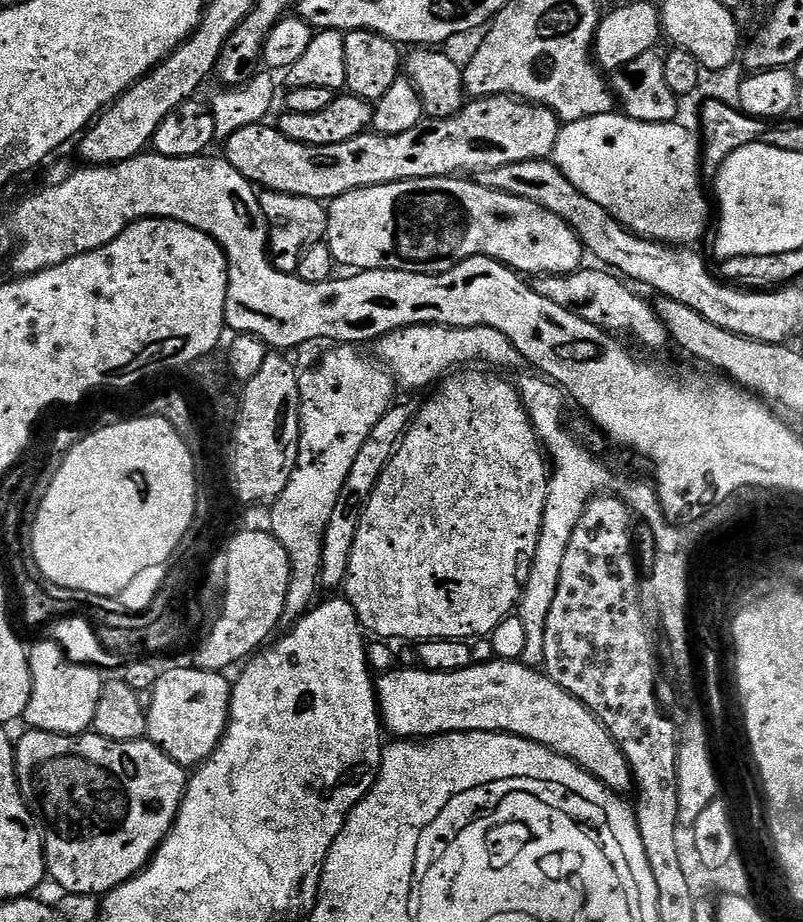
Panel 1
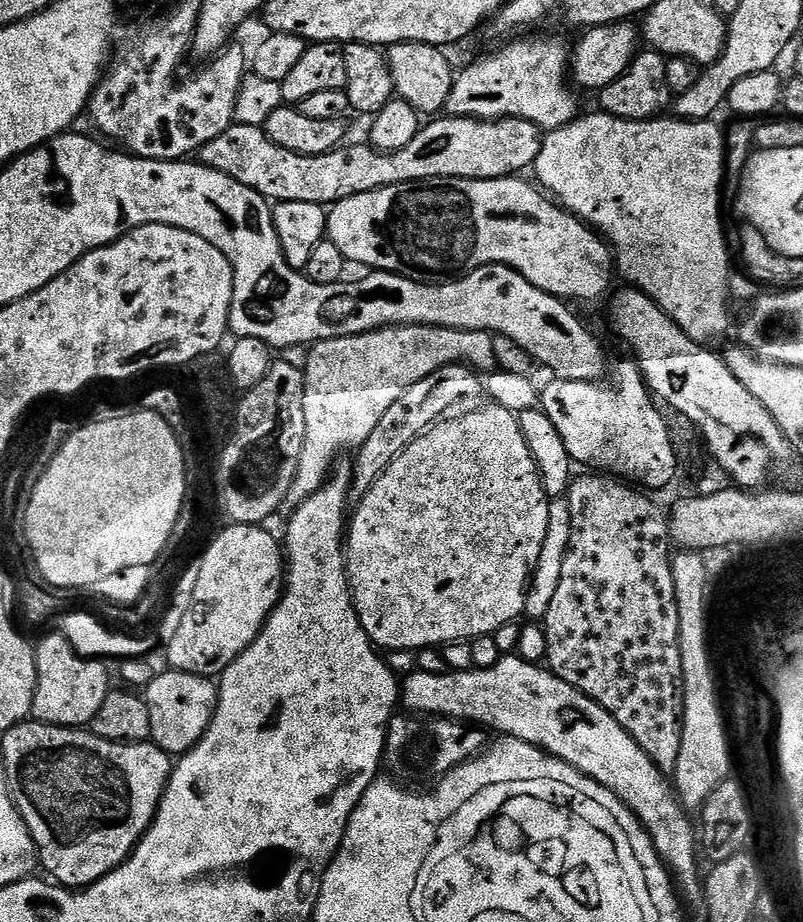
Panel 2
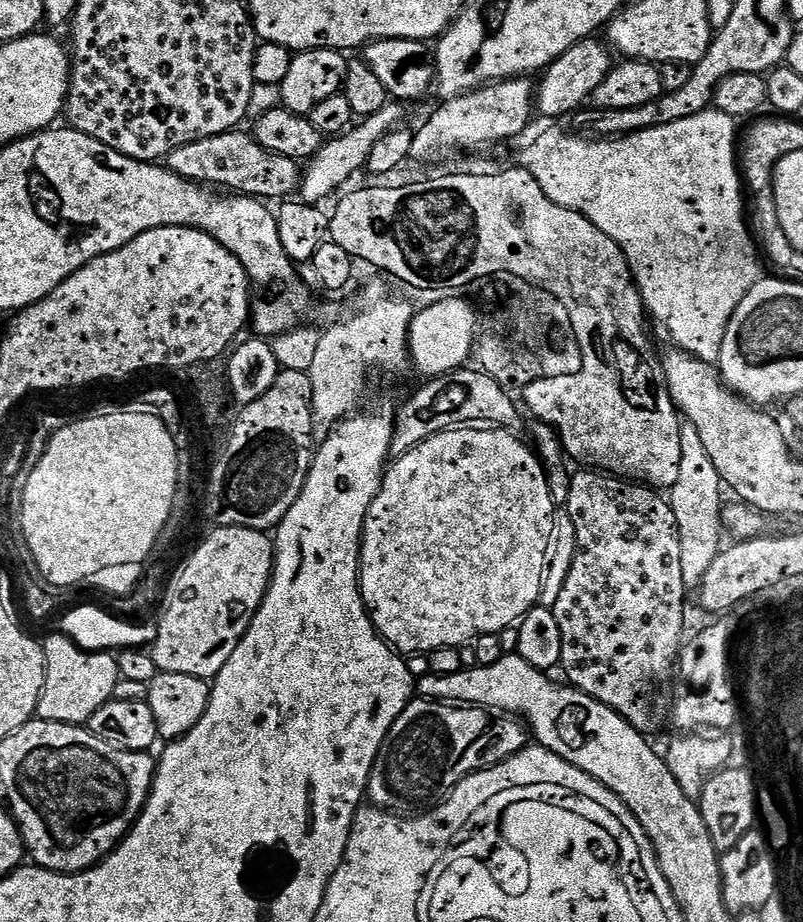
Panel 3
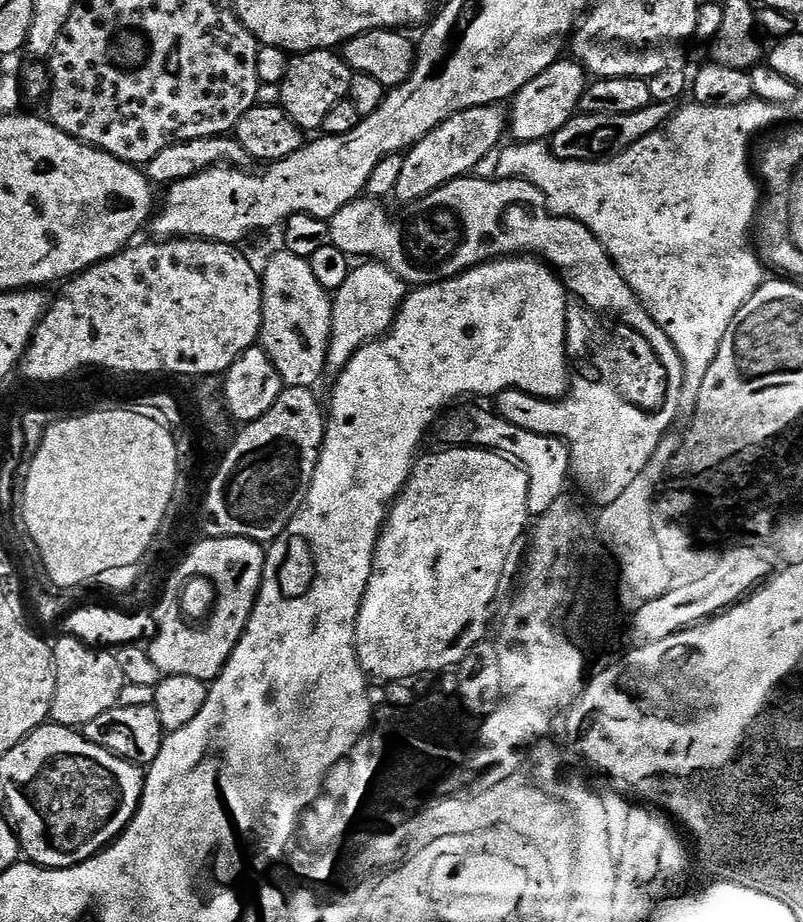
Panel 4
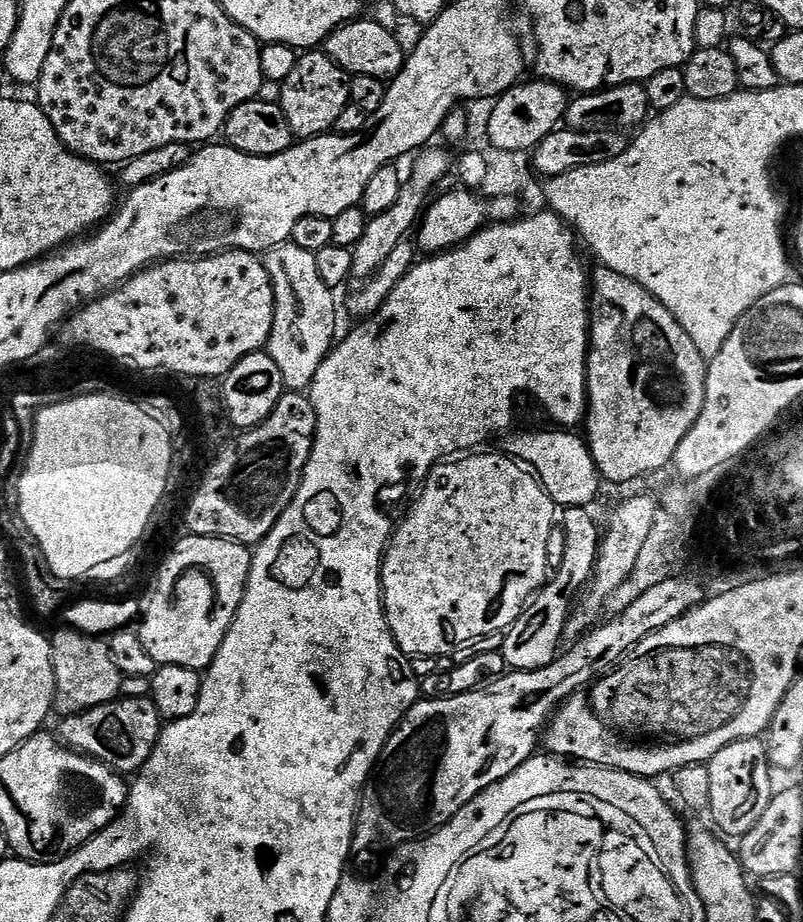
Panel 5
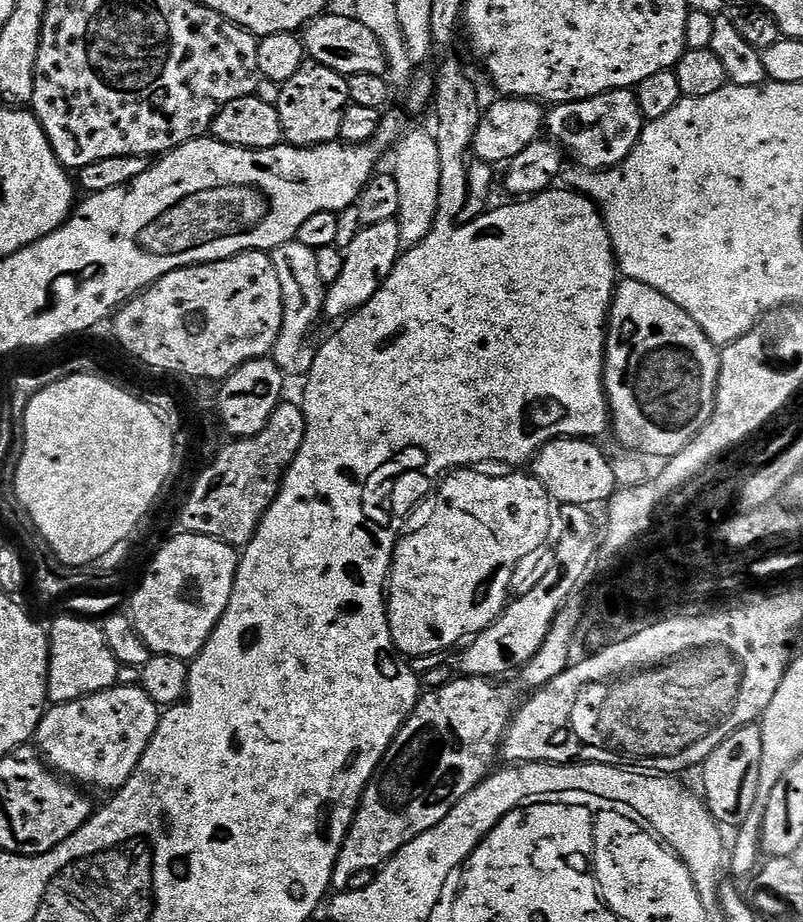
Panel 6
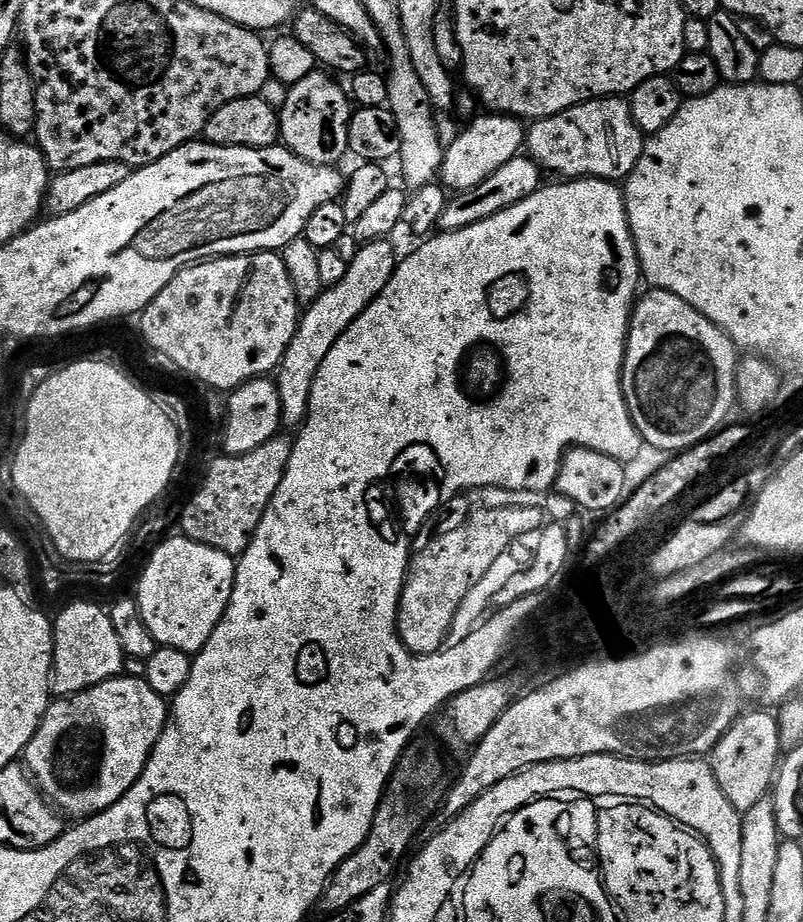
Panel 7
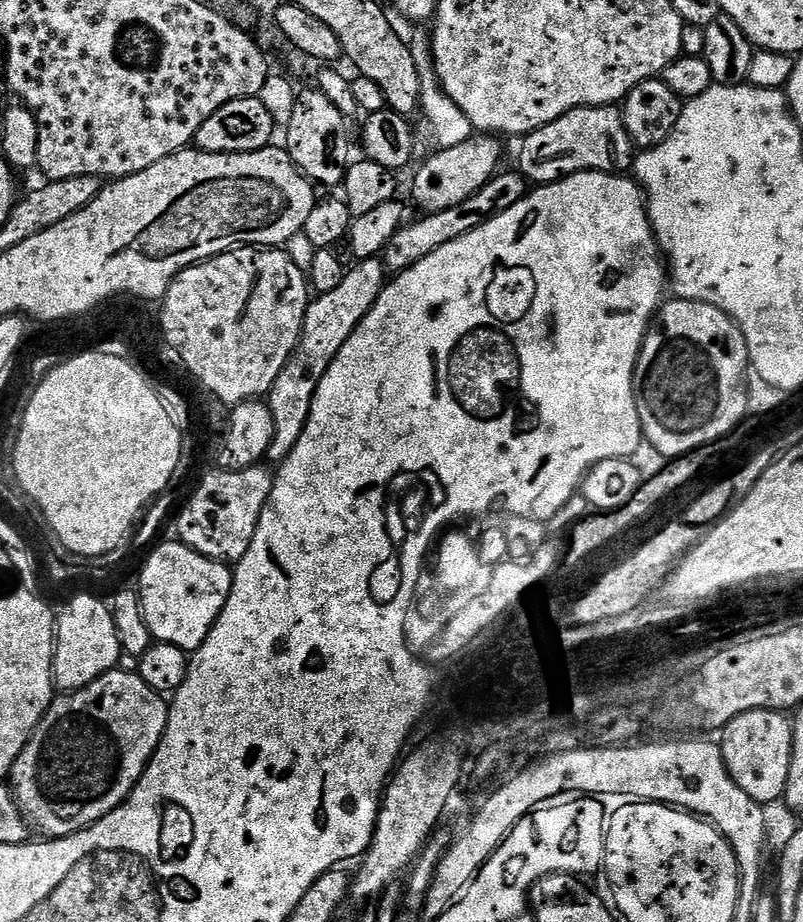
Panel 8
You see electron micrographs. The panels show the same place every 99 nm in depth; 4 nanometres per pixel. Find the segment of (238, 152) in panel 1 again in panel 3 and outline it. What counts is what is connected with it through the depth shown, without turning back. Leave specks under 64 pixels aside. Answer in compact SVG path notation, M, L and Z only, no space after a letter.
M233 130L186 142L186 146L178 146L167 156L166 167L187 180L220 190L231 190L242 196L255 196L265 202L291 197L288 195L302 184L301 165L282 154L271 152L256 140L251 131L244 131Z

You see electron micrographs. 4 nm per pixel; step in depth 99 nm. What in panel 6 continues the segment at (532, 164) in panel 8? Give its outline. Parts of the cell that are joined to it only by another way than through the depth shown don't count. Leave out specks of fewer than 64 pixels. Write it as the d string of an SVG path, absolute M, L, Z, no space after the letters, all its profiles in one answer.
M619 88L591 96L578 102L566 102L549 107L546 112L546 132L565 153L576 155L581 169L603 172L618 166L628 157L638 142L646 121L631 88Z

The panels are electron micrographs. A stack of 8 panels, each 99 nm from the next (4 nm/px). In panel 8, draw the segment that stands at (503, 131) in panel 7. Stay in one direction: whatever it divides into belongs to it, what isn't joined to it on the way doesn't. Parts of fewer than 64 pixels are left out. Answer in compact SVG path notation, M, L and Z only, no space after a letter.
M476 134L458 146L433 151L433 156L417 170L412 180L412 200L421 208L421 213L458 206L458 202L466 202L470 194L482 190L482 186L486 186L486 182L497 175L501 167L499 143L501 141L495 135Z

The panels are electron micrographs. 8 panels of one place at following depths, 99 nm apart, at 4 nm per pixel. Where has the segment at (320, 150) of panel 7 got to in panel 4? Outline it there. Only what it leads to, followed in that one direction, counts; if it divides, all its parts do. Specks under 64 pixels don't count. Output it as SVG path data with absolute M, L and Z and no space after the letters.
M314 50L293 55L287 61L284 79L280 81L279 107L284 109L288 117L304 129L305 133L312 134L315 130L323 129L326 114L338 106L338 102L348 99L350 82L353 71L344 61L343 55L332 50Z

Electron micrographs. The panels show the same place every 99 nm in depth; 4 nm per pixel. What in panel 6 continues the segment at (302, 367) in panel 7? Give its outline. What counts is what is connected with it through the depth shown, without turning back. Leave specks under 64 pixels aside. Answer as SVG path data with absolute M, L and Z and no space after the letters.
M396 220L390 222L378 222L378 226L363 225L356 237L350 242L348 248L343 249L344 261L342 262L342 274L333 284L327 285L324 300L323 315L335 322L357 312L360 308L374 298L374 294L389 279L392 271L397 271L402 260L400 246L400 225Z

